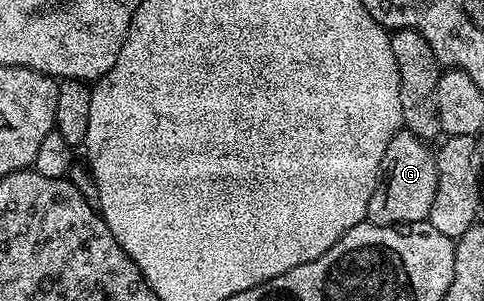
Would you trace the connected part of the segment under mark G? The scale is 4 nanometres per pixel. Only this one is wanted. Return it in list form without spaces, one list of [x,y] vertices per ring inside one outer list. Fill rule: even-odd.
[[[402,130],[395,133],[385,155],[383,175],[369,203],[368,219],[374,224],[390,226],[408,226],[428,221],[438,182],[434,149],[411,132]]]

